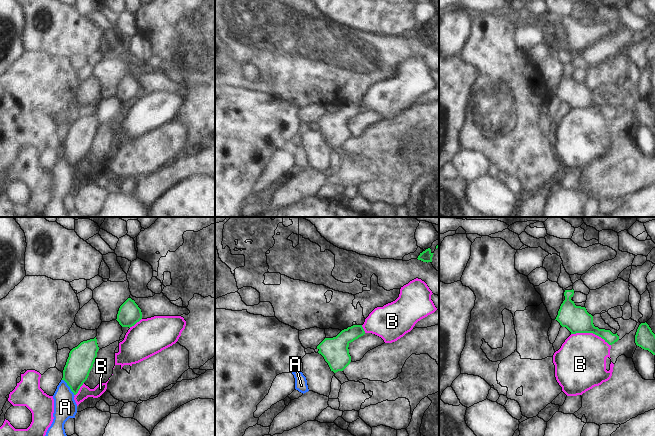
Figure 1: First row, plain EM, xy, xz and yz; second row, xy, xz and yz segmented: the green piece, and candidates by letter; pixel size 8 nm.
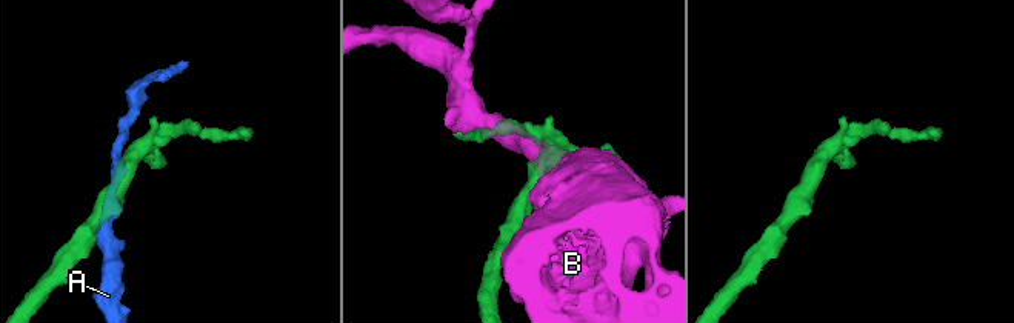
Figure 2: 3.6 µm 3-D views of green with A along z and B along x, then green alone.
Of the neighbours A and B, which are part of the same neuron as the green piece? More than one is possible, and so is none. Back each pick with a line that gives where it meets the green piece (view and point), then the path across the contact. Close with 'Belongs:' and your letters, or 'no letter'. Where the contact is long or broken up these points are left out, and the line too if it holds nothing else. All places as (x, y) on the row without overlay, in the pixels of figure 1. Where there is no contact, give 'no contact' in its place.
Belongs: no letter

